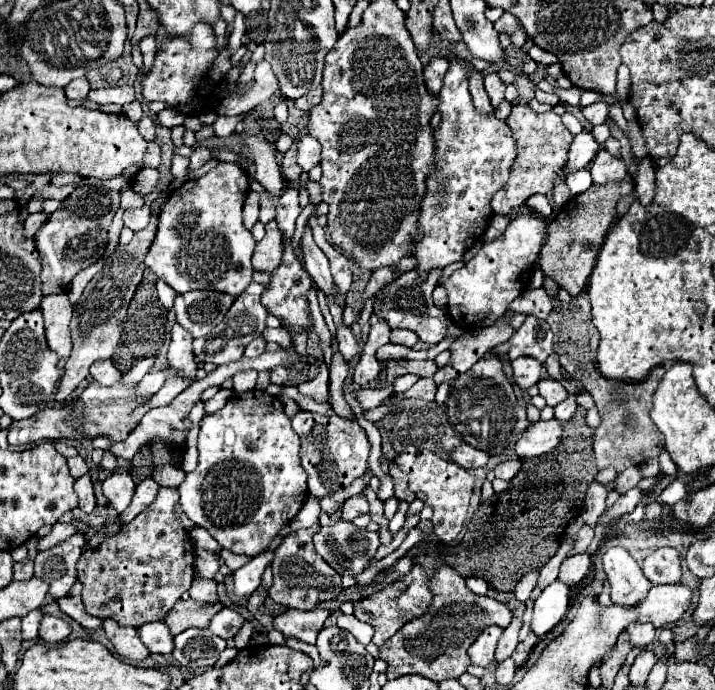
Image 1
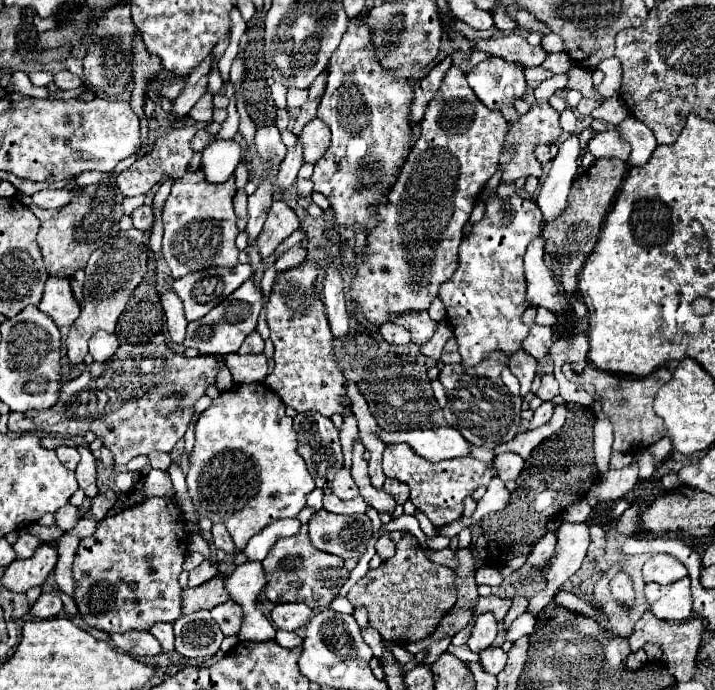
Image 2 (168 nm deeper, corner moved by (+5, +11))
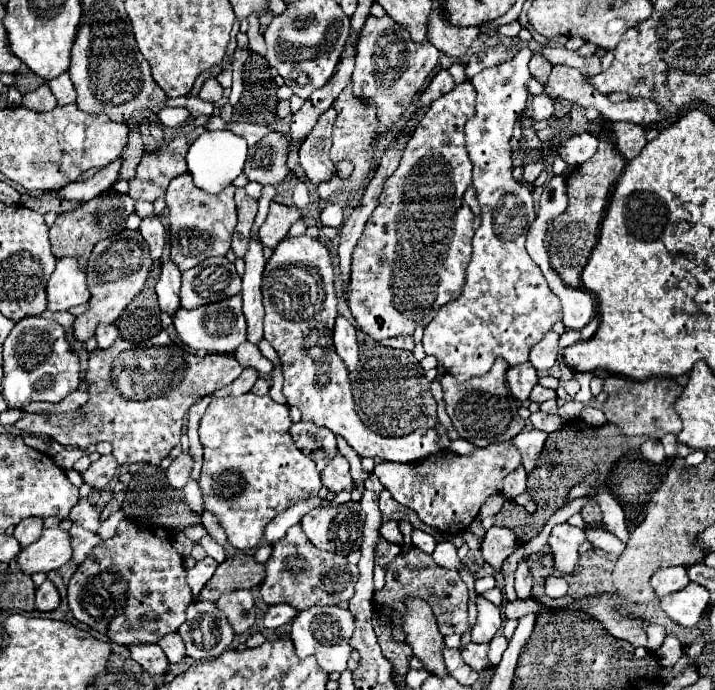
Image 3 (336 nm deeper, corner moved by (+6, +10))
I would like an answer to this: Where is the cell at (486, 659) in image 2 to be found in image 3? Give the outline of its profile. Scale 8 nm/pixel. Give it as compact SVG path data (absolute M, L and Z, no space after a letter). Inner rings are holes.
M468 643L464 649L462 649L462 659L474 669L474 671L484 671L490 667L488 663L488 645L486 643Z

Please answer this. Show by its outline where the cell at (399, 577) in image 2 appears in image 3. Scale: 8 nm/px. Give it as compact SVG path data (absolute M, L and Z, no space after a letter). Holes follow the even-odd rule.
M414 545L400 547L400 549L402 549L402 553L398 553L394 557L394 561L390 561L386 565L386 585L380 591L376 591L372 597L374 611L388 617L392 623L392 639L398 643L406 643L406 633L402 631L402 619L406 615L404 603L410 595L424 599L432 607L442 635L452 635L452 633L462 635L468 629L468 611L466 611L468 589L466 589L466 583L462 581L460 573L438 567L430 555L422 553Z

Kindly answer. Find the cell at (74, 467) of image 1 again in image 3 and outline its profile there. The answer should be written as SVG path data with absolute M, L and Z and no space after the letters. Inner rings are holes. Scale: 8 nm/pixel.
M66 447L64 451L56 453L52 459L64 469L64 471L70 471L74 467L74 463L84 455L82 449L76 449L76 447Z

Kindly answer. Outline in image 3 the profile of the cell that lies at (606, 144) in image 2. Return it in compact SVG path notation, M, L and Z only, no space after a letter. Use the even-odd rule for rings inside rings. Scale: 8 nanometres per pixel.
M624 121L614 123L612 135L614 135L614 141L616 141L616 149L628 161L634 159L646 145L644 129L640 125L636 125L636 123L624 123Z

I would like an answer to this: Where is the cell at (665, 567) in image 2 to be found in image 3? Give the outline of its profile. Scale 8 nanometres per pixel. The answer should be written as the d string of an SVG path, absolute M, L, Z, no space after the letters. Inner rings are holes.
M666 567L666 569L658 569L652 577L650 577L650 585L656 591L658 597L664 597L668 593L674 593L678 589L684 589L690 583L686 567Z

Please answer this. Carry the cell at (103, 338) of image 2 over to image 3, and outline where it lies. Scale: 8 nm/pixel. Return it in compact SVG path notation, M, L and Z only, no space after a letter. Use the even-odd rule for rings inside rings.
M98 325L96 343L100 349L108 349L118 339L118 329L114 325Z

